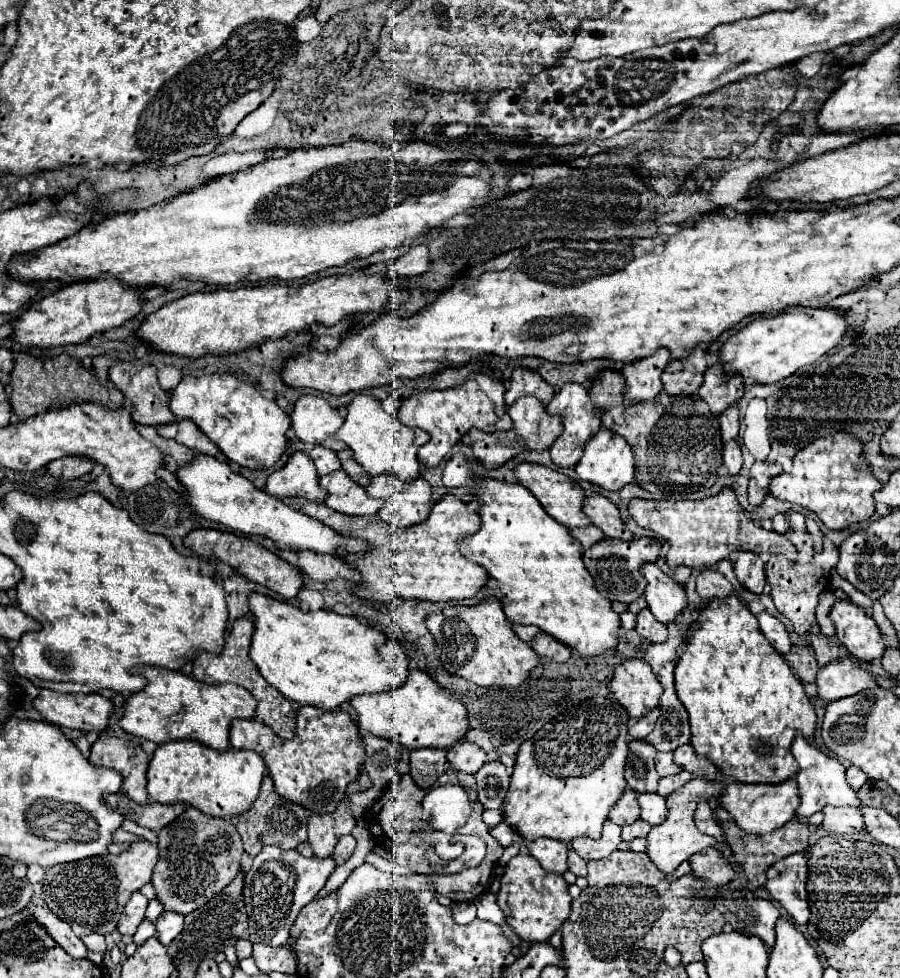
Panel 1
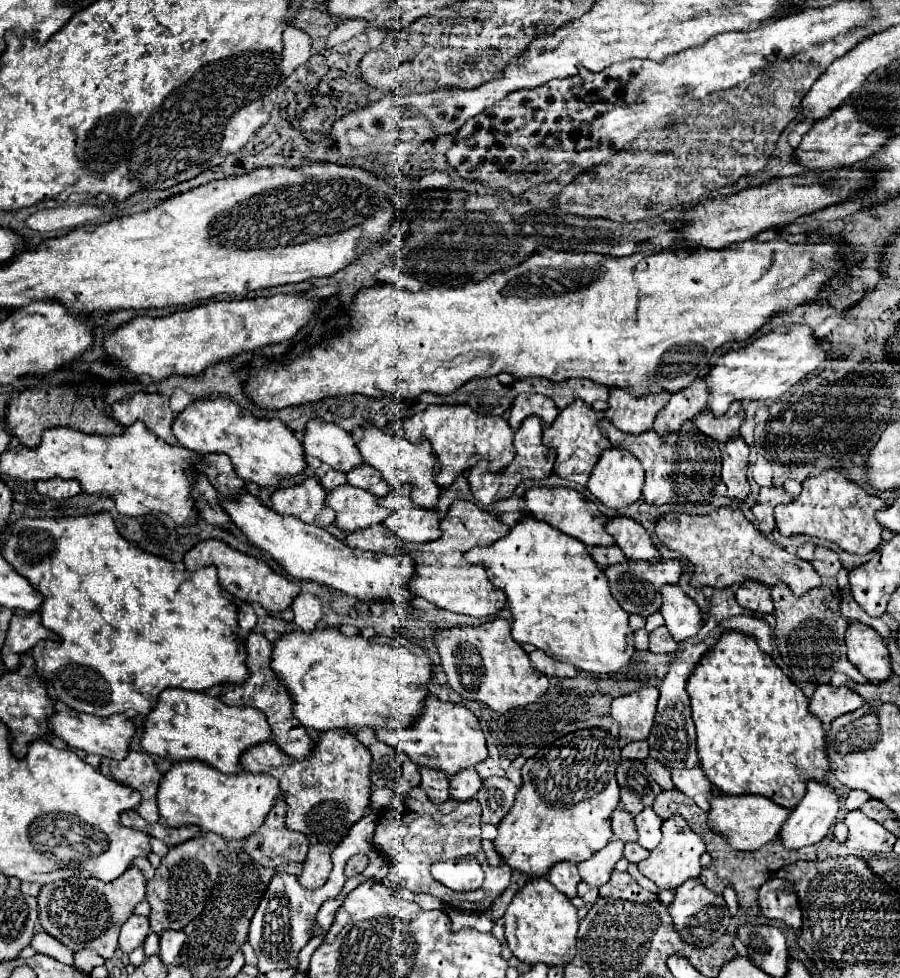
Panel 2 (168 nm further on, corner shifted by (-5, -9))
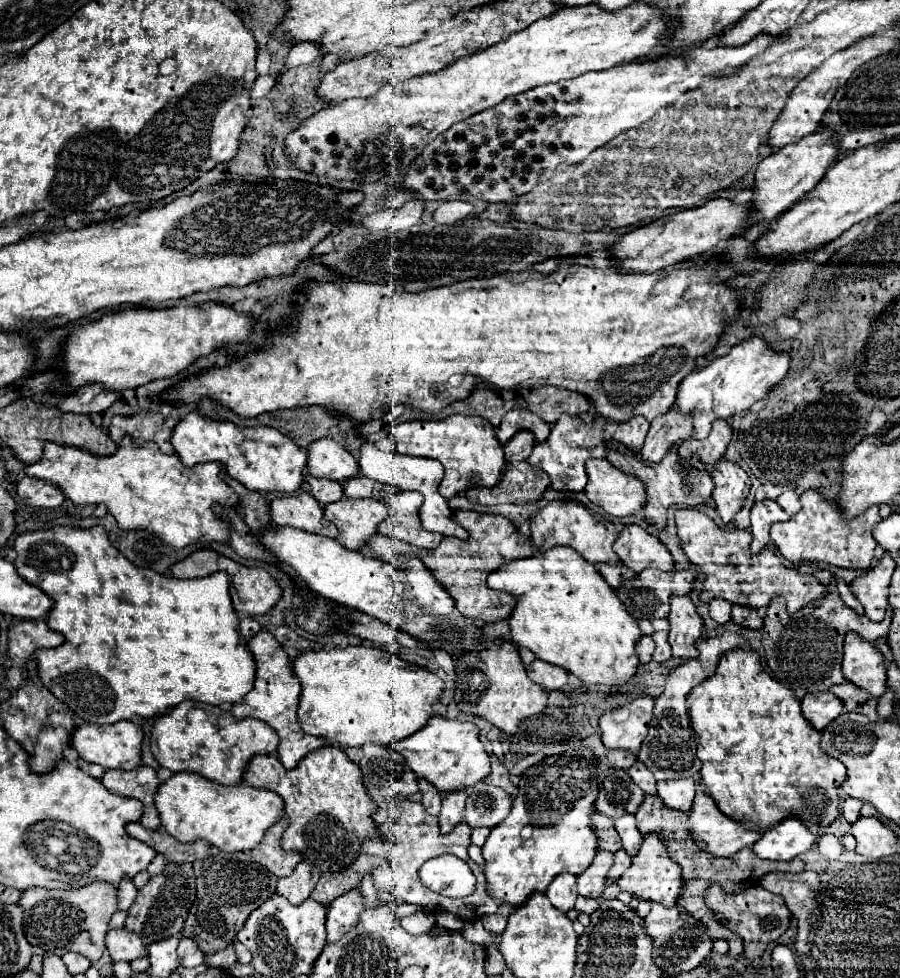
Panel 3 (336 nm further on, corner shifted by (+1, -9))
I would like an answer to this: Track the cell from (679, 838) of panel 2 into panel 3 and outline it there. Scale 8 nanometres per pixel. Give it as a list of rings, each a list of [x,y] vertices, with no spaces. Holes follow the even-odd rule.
[[[649,834],[643,844],[641,850],[637,852],[637,856],[633,858],[633,864],[623,872],[623,876],[617,880],[619,888],[629,892],[633,898],[639,900],[653,900],[663,904],[665,908],[671,908],[677,902],[677,894],[683,888],[683,880],[681,880],[681,868],[669,858],[667,854],[667,846],[657,838],[657,834]]]

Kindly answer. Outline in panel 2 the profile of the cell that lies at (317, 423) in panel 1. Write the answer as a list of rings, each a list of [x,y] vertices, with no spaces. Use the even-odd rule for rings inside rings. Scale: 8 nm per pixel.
[[[311,418],[305,428],[303,448],[307,456],[319,458],[339,472],[347,472],[351,466],[363,464],[363,458],[347,430],[335,422],[323,422]]]

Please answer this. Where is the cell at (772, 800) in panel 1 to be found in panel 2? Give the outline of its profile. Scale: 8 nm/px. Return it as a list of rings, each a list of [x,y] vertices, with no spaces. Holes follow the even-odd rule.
[[[717,796],[711,800],[709,828],[717,834],[725,834],[735,850],[759,850],[767,842],[775,840],[781,826],[789,818],[791,810],[777,806],[765,796]]]

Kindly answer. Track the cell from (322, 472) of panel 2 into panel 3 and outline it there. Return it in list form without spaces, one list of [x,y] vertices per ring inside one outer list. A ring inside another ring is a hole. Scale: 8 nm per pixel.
[[[309,476],[307,482],[311,484],[311,494],[315,496],[315,500],[319,504],[331,504],[331,502],[337,502],[343,498],[341,484],[335,484],[335,482],[329,482],[323,478],[313,478],[313,476]]]

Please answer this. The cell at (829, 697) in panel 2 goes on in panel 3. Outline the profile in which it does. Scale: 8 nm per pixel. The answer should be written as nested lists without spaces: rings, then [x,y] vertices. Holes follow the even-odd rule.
[[[831,692],[805,694],[801,700],[801,712],[805,720],[821,732],[829,722],[833,722],[843,712],[843,702],[835,698]]]

